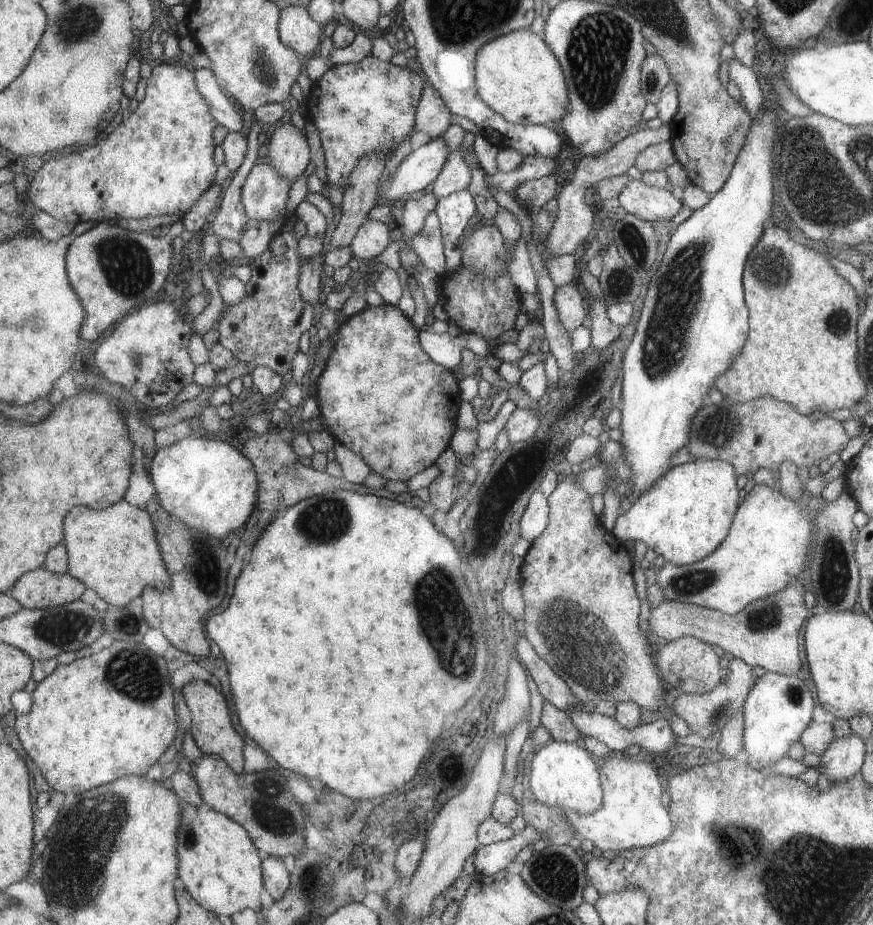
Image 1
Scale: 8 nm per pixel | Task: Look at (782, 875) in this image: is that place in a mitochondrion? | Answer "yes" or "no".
yes

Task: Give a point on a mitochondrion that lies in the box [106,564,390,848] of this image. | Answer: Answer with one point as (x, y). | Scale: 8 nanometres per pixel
(268, 809)

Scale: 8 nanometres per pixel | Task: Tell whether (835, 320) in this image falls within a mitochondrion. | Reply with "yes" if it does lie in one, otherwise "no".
yes

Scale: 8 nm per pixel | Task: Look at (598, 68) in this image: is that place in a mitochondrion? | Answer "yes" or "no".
yes

